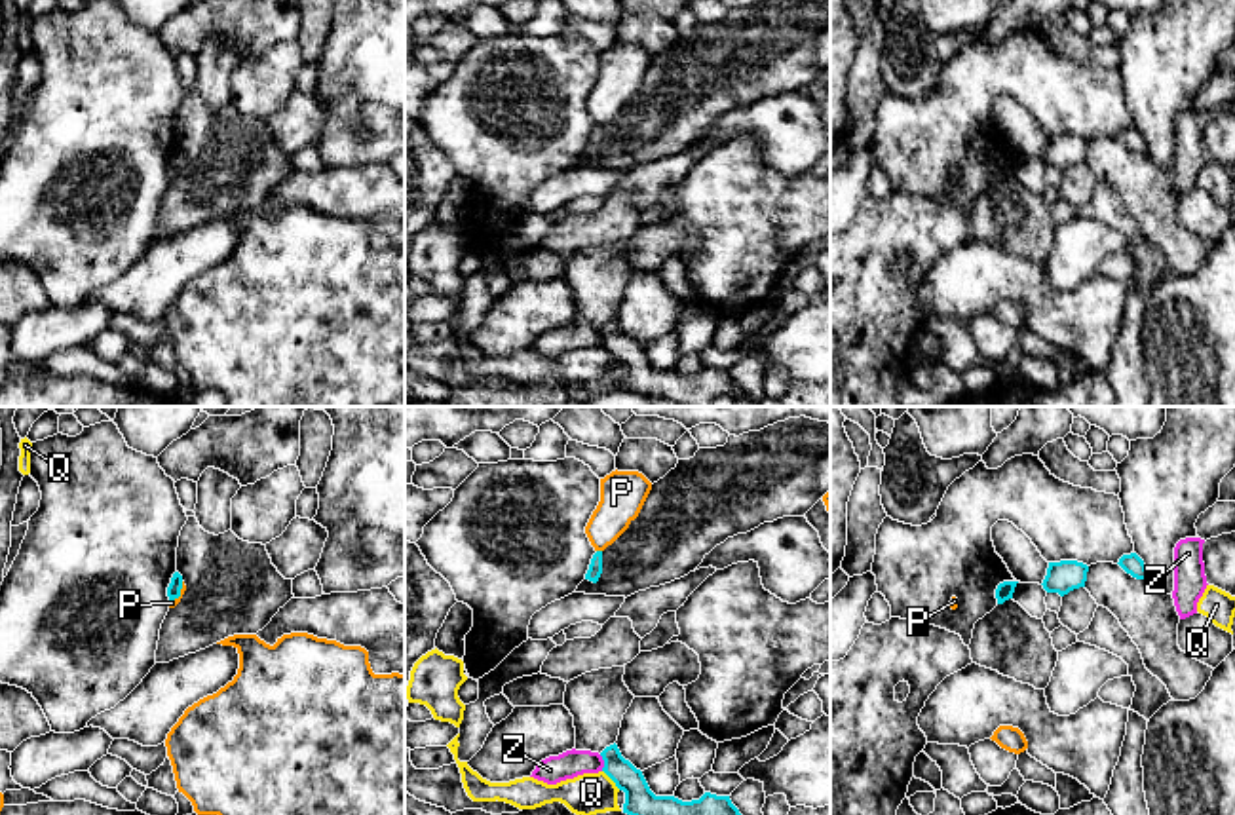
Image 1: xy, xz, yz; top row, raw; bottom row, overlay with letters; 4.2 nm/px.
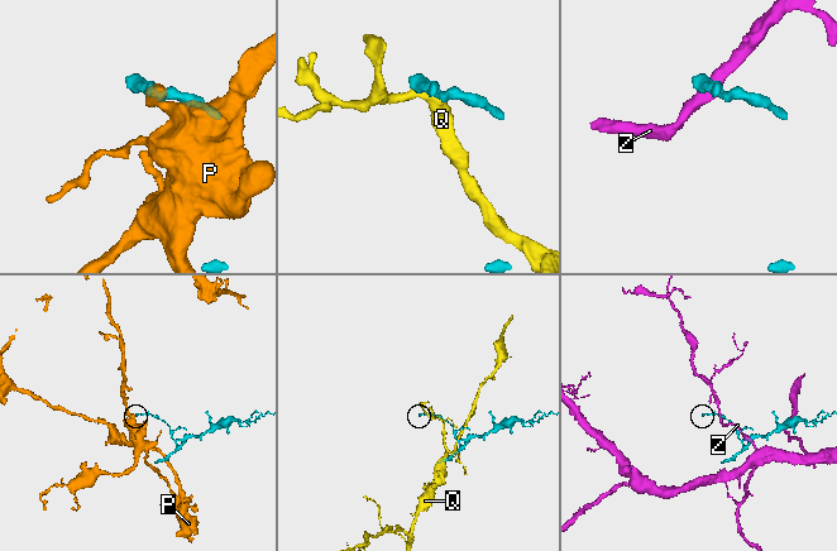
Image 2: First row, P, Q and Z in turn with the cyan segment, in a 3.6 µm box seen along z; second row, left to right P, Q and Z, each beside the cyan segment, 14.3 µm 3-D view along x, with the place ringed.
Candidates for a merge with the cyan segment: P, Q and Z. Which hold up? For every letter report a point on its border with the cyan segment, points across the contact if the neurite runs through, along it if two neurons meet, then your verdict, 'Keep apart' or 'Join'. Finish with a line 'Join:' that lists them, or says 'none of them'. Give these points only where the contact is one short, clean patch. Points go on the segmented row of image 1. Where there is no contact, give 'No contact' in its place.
P: Touches cyan at xy (179, 593). Boundary: xy (183, 582), (181, 593), (170, 601). Keep apart
Q: Touches cyan at xz (610, 777). Keep apart
Z: Touches cyan at xz (605, 762). Boundary: xz (599, 755), (603, 770). Keep apart
Join: none of them

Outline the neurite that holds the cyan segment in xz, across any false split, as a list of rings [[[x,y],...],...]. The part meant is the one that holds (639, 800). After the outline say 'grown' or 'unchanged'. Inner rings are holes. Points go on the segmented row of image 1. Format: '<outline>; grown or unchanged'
[[[618,745],[600,752],[602,771],[625,792],[623,813],[627,815],[741,815],[730,796],[705,792],[699,800],[682,802],[674,796],[656,796],[642,771],[625,760]]]; unchanged

